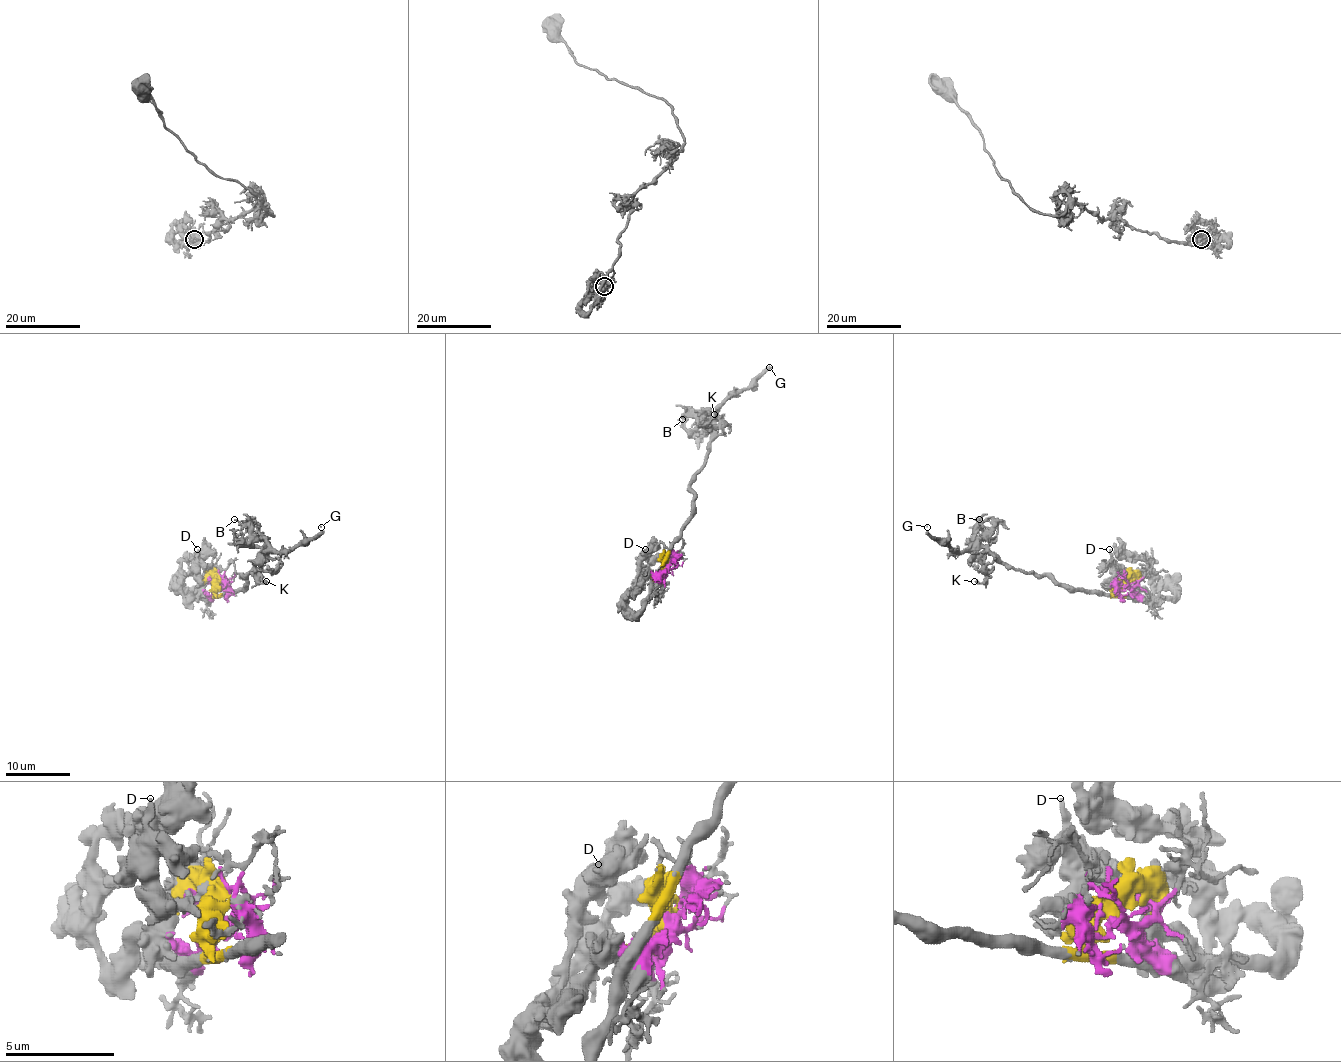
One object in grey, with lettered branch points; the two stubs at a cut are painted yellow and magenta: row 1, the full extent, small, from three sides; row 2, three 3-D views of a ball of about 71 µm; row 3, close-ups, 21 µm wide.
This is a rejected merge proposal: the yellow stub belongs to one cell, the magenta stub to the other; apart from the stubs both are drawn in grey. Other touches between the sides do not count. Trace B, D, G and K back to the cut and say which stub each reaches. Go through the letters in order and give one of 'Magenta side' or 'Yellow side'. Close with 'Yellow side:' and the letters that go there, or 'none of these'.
B: Yellow side
D: Yellow side
G: Yellow side
K: Yellow side
Yellow side: B, D, G, K

